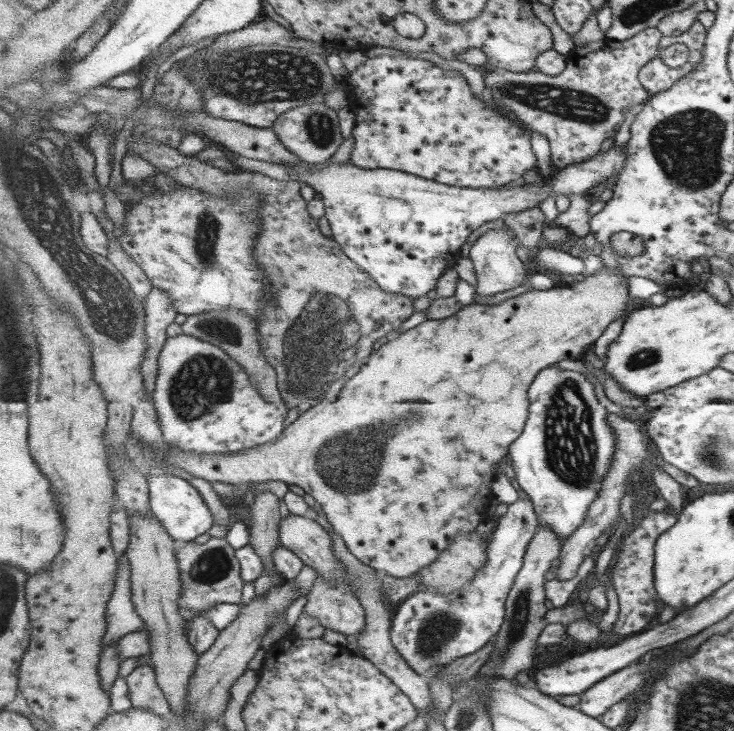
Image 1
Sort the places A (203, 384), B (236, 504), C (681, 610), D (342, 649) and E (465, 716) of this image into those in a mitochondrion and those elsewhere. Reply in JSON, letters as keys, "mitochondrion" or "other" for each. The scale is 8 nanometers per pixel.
{"A":"mitochondrion","B":"other","C":"other","D":"other","E":"mitochondrion"}

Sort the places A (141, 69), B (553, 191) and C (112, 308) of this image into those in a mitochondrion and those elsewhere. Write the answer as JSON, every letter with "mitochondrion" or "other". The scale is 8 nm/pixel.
{"A":"other","B":"other","C":"mitochondrion"}

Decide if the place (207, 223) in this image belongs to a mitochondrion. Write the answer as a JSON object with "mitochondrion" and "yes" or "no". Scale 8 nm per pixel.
{"mitochondrion":"yes"}

